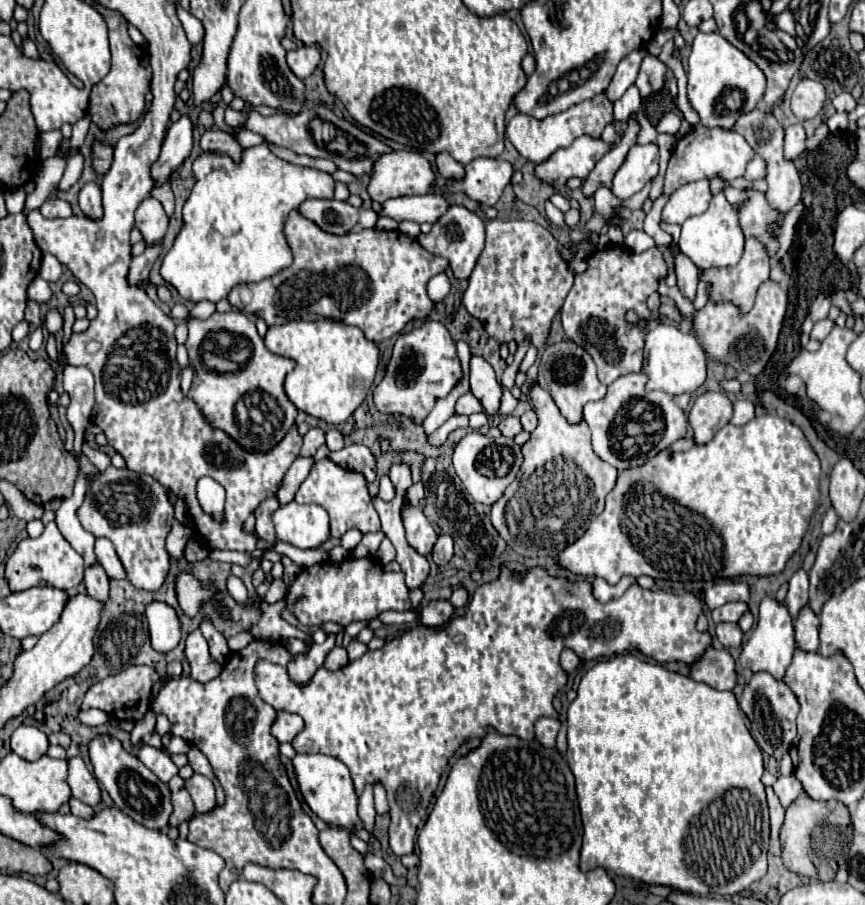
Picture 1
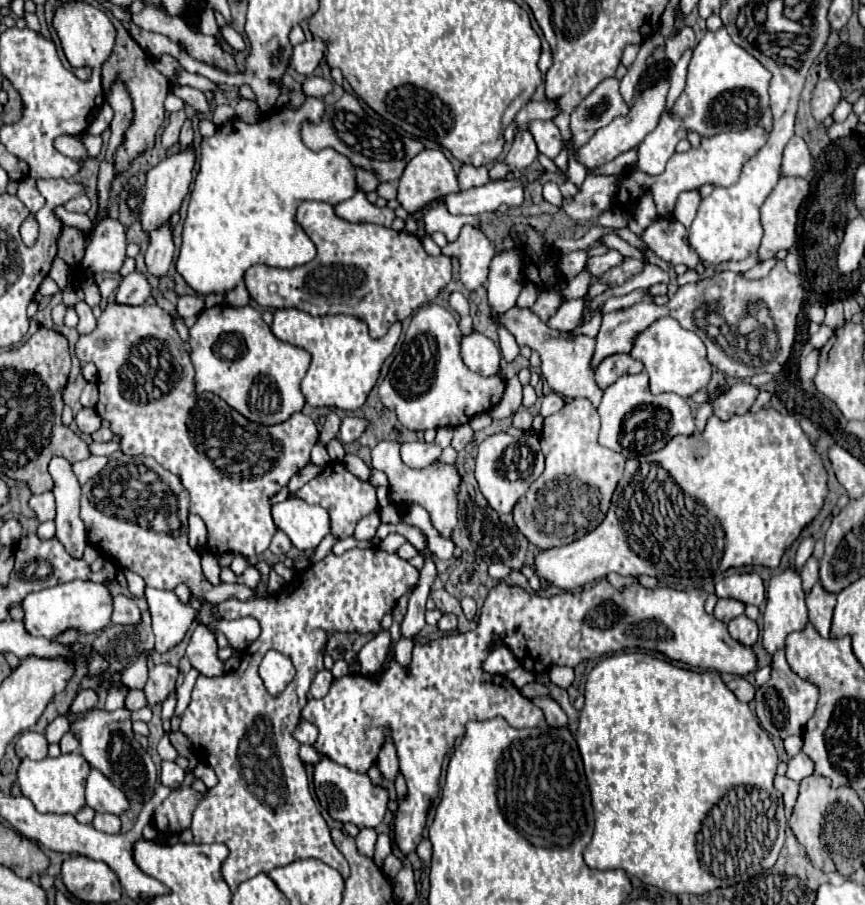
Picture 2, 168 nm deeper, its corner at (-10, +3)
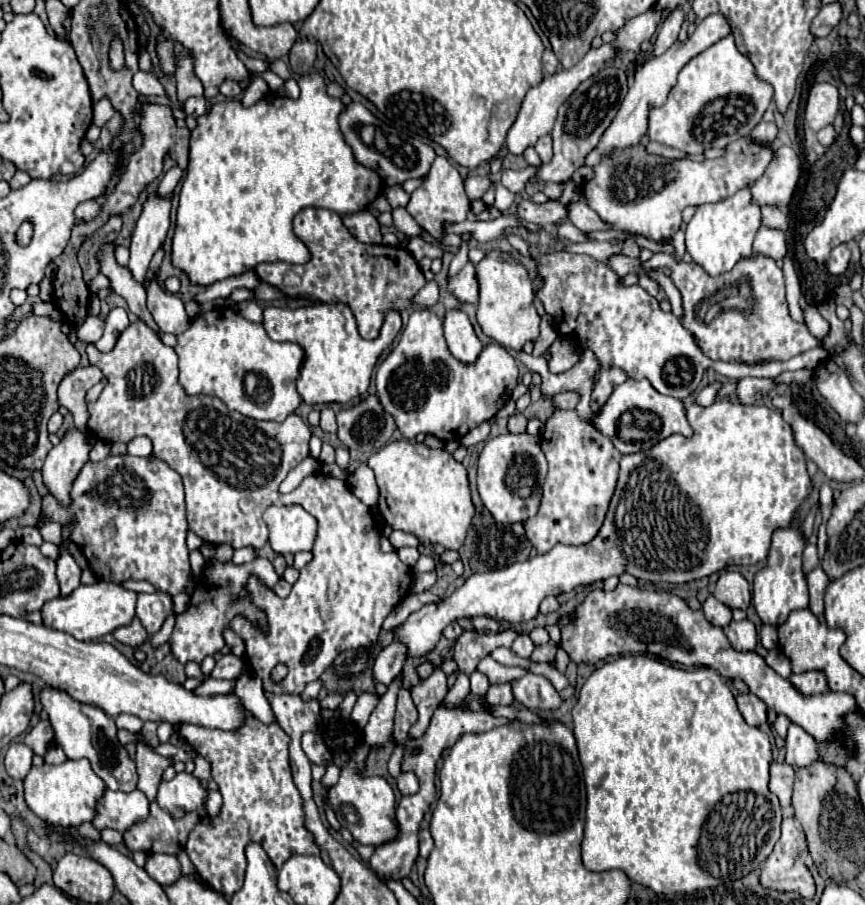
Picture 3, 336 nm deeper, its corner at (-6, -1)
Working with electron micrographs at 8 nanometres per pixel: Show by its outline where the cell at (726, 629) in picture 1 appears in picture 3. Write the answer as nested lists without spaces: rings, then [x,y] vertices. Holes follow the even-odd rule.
[[[749,620],[731,622],[725,628],[725,634],[735,650],[755,650],[757,644],[757,630]]]

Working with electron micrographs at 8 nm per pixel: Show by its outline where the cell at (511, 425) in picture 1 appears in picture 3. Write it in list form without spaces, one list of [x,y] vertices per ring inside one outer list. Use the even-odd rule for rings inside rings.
[[[513,414],[509,418],[509,432],[511,434],[521,434],[525,432],[525,426],[527,426],[527,418],[523,414]]]

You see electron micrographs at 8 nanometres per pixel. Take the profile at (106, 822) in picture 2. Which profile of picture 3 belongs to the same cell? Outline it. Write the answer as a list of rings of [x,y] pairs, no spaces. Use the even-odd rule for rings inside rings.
[[[111,828],[103,830],[103,832],[101,832],[101,838],[103,838],[103,842],[109,844],[109,846],[121,846],[121,844],[123,844],[123,834],[119,834],[117,830],[111,830]]]

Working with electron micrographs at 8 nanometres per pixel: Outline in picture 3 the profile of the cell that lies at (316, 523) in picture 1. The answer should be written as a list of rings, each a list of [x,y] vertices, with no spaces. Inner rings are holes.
[[[269,506],[263,520],[269,528],[269,544],[277,554],[311,550],[317,534],[317,520],[303,506]]]

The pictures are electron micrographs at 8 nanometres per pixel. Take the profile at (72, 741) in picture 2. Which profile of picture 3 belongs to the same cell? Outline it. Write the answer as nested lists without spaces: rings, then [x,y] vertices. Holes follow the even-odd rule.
[[[51,746],[47,750],[47,754],[43,756],[43,760],[45,760],[45,764],[61,764],[67,760],[67,756],[63,754],[63,750],[59,746]]]

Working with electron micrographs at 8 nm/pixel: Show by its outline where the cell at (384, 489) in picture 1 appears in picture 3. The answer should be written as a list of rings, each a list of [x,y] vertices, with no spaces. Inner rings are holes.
[[[361,464],[353,474],[349,474],[347,486],[363,504],[375,506],[379,498],[379,488],[375,486],[375,474],[371,474],[371,468],[367,464]]]

